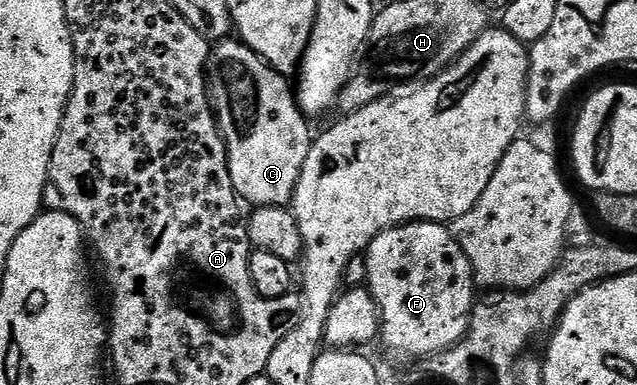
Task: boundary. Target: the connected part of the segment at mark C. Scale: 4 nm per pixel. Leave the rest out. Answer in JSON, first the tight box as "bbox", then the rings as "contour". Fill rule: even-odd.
{"bbox":[207,40,311,207],"contour":[[[222,40],[209,51],[207,67],[207,85],[209,97],[213,103],[213,113],[217,115],[217,124],[229,153],[229,171],[238,199],[250,202],[250,207],[263,206],[288,207],[297,191],[297,181],[307,152],[311,145],[311,133],[306,115],[297,105],[291,82],[286,75],[275,72],[240,40]]]}

